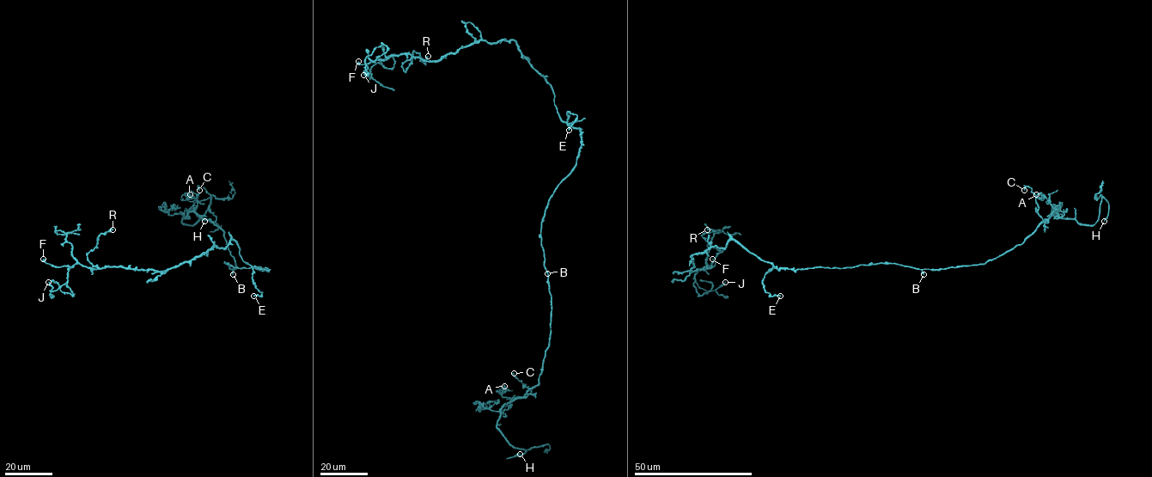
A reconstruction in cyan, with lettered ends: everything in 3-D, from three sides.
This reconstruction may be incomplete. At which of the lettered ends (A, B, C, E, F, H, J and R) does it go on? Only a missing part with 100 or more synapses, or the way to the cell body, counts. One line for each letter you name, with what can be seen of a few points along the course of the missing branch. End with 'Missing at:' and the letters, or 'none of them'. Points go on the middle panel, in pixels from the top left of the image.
H: course (520, 454), (527, 451), (530, 454), (523, 465), (523, 473), (526, 472)
Missing at: H

